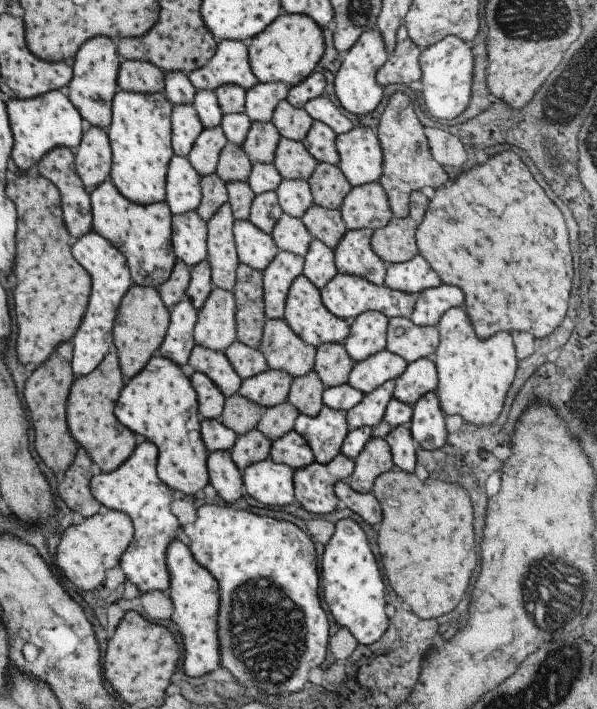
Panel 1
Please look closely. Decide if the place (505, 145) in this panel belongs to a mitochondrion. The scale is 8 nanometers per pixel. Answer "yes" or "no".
no

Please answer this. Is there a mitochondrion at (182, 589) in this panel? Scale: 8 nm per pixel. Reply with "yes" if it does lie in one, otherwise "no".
no

